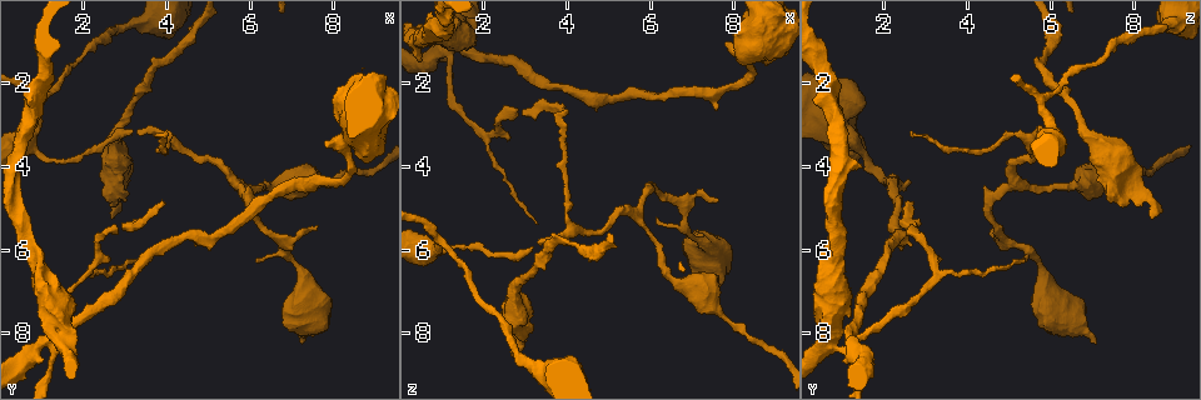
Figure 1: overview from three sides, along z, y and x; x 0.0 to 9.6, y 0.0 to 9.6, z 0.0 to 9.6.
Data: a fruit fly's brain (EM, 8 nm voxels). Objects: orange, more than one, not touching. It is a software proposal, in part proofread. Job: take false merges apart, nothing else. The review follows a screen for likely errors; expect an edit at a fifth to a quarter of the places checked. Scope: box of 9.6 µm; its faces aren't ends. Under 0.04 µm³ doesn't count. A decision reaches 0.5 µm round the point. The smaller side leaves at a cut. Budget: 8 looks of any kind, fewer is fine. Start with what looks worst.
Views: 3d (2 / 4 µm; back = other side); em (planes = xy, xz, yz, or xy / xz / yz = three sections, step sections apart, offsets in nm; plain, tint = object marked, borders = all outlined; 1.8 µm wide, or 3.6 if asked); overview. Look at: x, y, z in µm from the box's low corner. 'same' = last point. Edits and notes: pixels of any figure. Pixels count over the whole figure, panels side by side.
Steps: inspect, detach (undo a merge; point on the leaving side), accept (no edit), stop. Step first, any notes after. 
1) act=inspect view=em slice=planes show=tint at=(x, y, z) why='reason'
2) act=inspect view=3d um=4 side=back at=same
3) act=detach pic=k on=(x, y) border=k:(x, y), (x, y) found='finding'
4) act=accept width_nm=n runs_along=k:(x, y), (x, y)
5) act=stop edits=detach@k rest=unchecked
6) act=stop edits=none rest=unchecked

act=inspect view=em slice=planes show=borders at=(1.30, 8.05, 1.15) why='four or more arms meet'

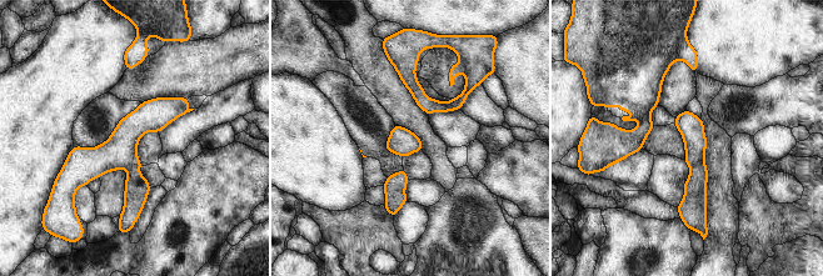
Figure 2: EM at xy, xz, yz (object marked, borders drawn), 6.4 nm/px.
act=detach pic=2 on=(693, 206) part_leaving=2:(397, 65), (430, 105), (452, 105), (467, 90) found='two cells meet here'

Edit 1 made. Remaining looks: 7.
act=inspect view=em slice=planes show=tint at=(0.95, 2.40, 5.80) why='three arms meet'

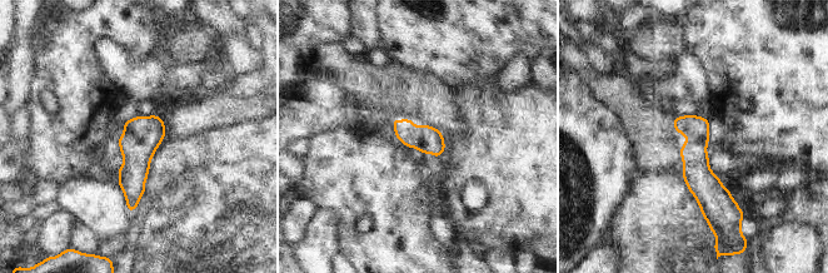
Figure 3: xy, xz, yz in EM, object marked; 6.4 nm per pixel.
act=accept runs_along=3:(679, 119), (696, 135), (712, 213) found='one cell here'

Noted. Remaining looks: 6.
act=inspect view=overview

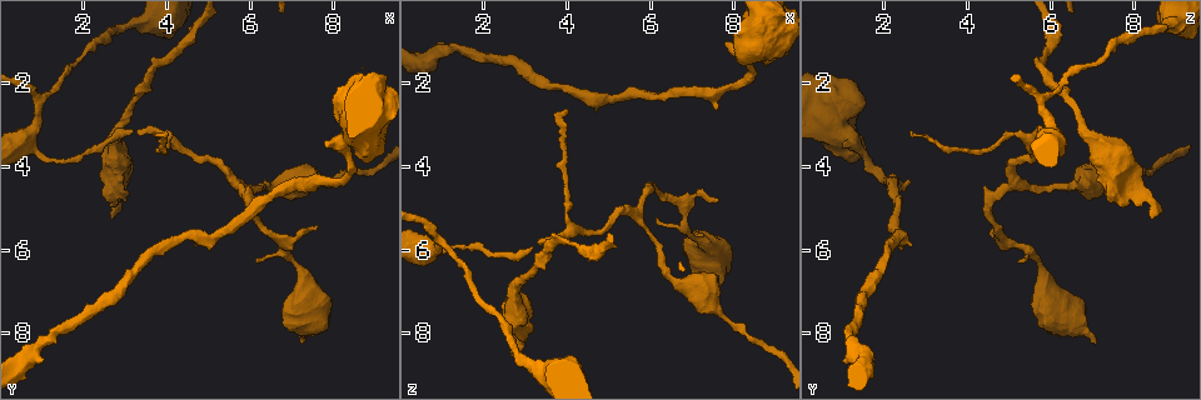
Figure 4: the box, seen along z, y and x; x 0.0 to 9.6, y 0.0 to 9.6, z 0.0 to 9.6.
act=inspect view=em slice=xy step=8 show=borders at=(8.25, 4.25, 2.00) why='abrupt turn'

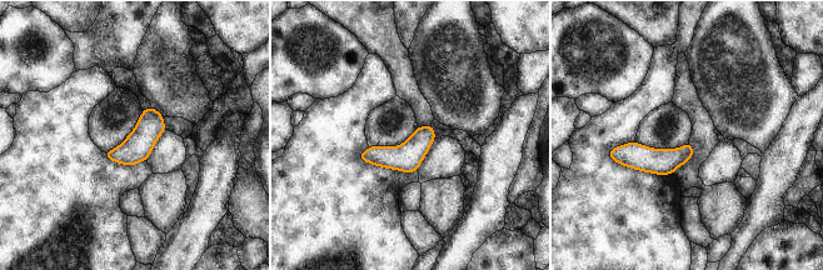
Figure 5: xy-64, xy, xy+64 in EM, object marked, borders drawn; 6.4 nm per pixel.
act=accept width_nm=120 runs_along=5:(617, 150), (639, 158), (691, 151) found='continuous, no second cell'

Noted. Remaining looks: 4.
act=stop edits=detach@2 rest=unchecked

